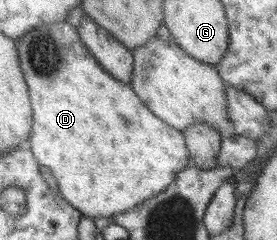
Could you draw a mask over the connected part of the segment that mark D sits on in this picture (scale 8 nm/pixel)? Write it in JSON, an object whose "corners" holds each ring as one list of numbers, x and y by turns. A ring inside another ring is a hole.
{"corners":[[66,21,55,24,41,24,27,31,25,36,21,36,19,42,17,42,17,52,19,52,19,64,26,82,33,114,33,125,31,125,31,133,29,133,26,147,29,147,37,165,40,164,49,168,56,180,59,194,63,197,63,200,77,209,81,216,91,219,107,217,133,208,135,205,139,205,141,201,147,200,149,197,153,197,163,191,169,183,173,182,177,172,189,166,188,150,185,146,182,132,165,124,165,122,153,115,135,92,133,92,130,83,121,83,121,81,115,80,109,73,105,72,105,69,101,68,95,57,82,44,76,28,71,26,71,24,68,24]]}

